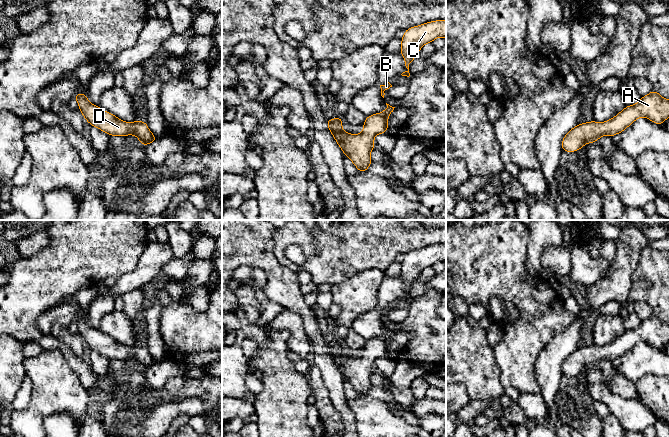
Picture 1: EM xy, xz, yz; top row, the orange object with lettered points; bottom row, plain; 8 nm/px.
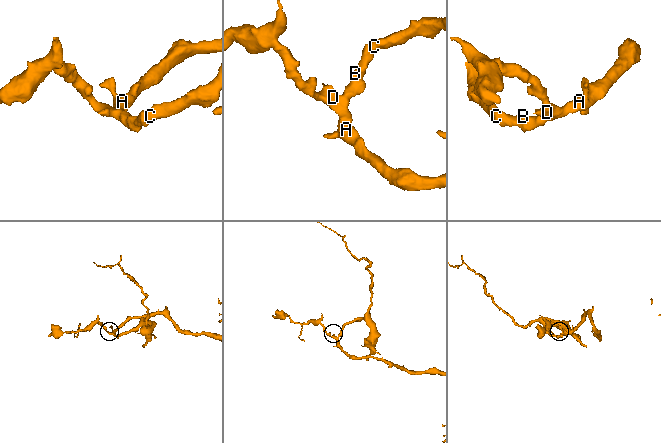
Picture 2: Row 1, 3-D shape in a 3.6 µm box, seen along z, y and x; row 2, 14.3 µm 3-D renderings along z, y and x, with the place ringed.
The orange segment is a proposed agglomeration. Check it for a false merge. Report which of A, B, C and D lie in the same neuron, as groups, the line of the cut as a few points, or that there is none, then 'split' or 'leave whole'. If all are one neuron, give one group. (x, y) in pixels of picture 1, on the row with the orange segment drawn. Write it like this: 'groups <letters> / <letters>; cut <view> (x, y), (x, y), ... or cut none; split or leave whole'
groups A B C D; cut none; leave whole

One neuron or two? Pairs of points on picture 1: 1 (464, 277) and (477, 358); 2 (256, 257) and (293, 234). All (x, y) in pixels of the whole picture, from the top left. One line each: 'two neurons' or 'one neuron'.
1: two neurons
2: two neurons

